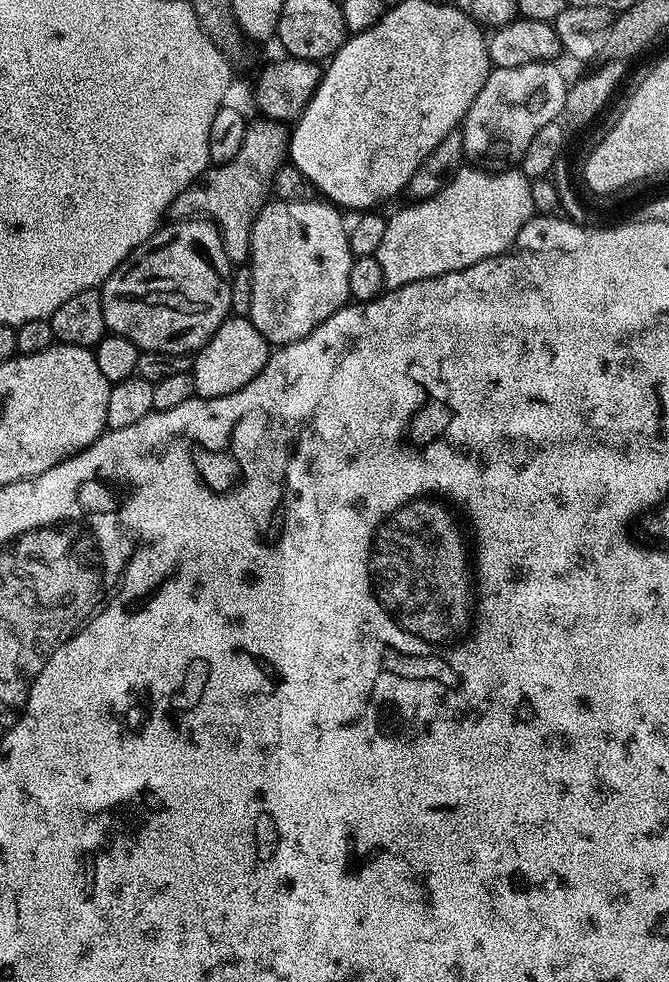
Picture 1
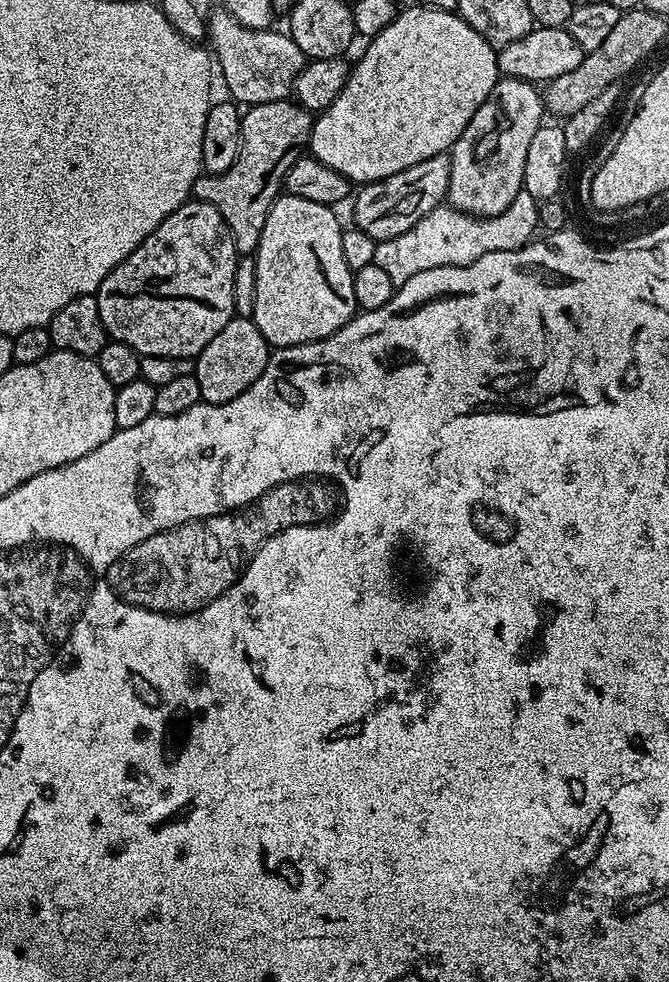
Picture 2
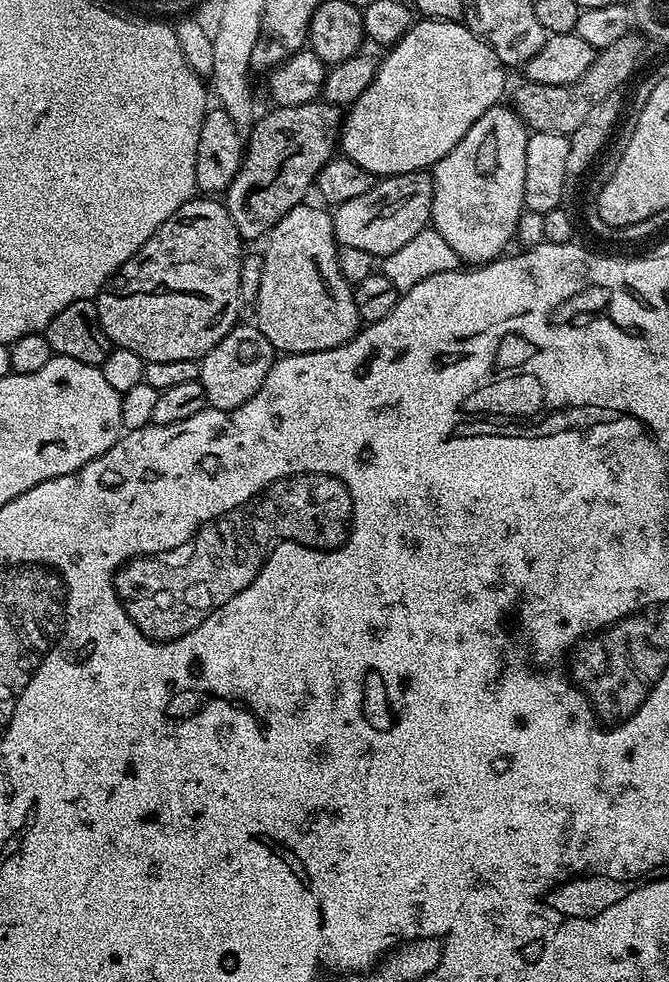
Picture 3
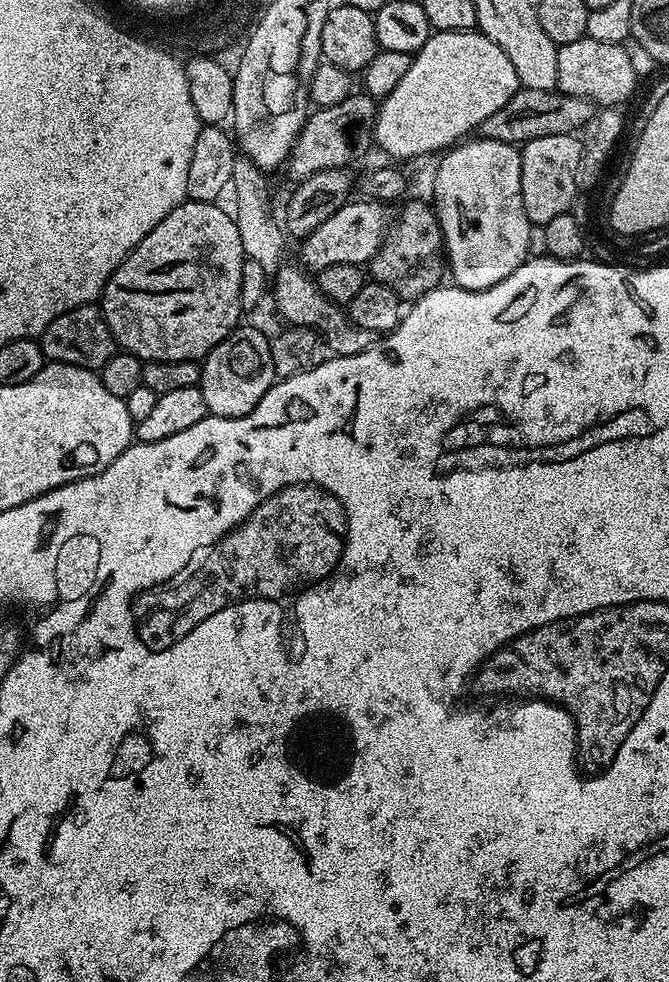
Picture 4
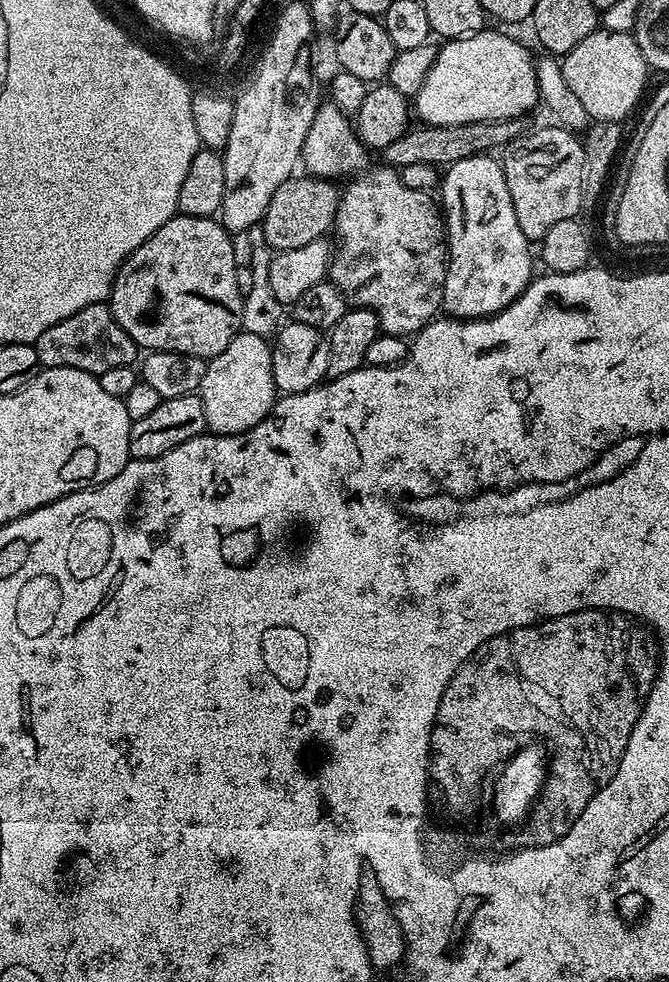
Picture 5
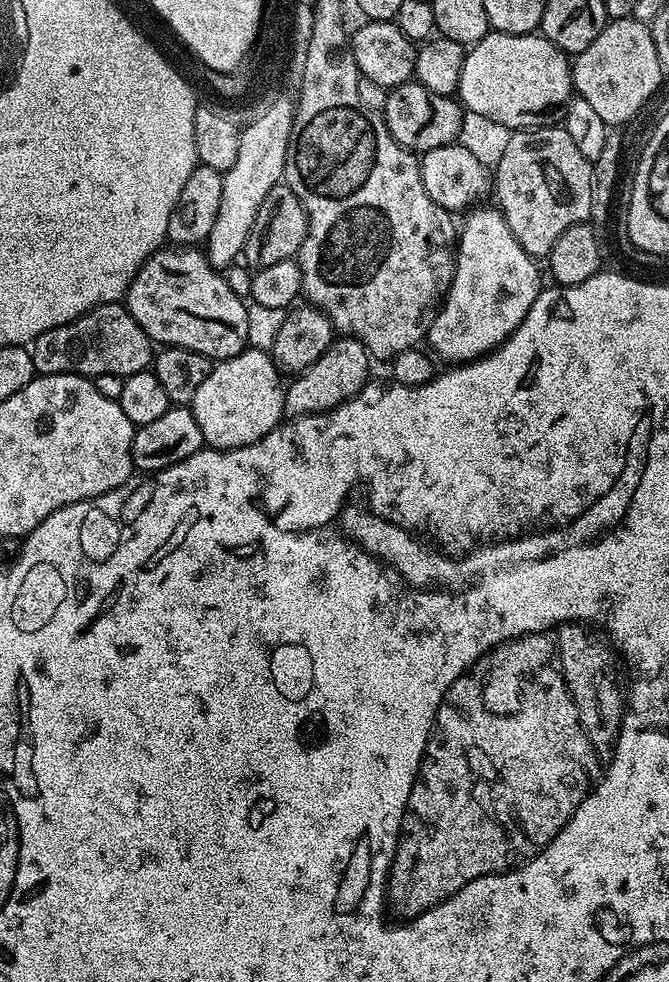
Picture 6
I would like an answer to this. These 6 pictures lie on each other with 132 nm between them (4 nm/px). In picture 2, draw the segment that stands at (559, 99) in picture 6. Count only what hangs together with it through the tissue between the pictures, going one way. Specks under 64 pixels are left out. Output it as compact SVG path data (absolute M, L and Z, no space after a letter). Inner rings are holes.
M413 6L405 10L397 11L394 22L382 30L382 34L371 37L367 41L368 49L360 56L357 64L351 65L346 86L342 86L342 94L334 98L334 102L329 108L323 109L315 117L312 126L312 138L310 141L311 155L320 160L326 166L333 168L338 174L345 176L349 182L356 186L373 184L376 180L390 178L390 174L398 174L402 170L410 170L410 166L418 166L418 162L426 162L426 158L434 158L434 154L448 152L458 142L462 130L470 126L470 118L486 102L490 90L494 90L496 81L500 76L500 68L496 65L497 49L485 42L482 34L478 34L459 14L455 11L443 12L437 8L422 8Z

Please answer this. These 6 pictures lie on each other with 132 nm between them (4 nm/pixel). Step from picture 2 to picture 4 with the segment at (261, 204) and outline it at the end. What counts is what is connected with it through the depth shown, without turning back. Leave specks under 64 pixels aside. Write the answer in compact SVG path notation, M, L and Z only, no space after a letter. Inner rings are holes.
M353 94L347 96L342 102L338 102L338 106L330 106L329 108L316 108L309 115L308 121L302 126L302 130L298 134L298 138L292 147L292 155L286 161L286 169L295 178L303 178L310 174L318 174L322 170L330 170L331 168L347 169L348 164L352 164L364 151L374 144L374 125L376 123L377 101L367 94Z

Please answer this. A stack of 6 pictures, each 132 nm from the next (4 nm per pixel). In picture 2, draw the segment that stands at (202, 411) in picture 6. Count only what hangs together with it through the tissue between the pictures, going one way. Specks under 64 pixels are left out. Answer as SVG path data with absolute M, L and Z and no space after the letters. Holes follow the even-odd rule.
M234 318L210 338L199 356L195 357L196 371L200 387L200 399L205 404L225 404L238 398L266 370L270 346L252 319Z

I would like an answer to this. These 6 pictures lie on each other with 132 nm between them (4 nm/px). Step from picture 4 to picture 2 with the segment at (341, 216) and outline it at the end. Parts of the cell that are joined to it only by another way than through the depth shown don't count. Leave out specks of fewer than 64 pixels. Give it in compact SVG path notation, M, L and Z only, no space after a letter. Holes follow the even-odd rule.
M448 152L434 154L434 158L426 158L426 162L418 162L418 166L410 166L410 170L402 170L398 174L390 174L390 178L376 180L373 184L365 184L356 196L356 205L352 208L355 227L360 228L376 241L398 238L398 234L406 234L414 222L418 222L430 210L434 210L447 197L450 184L450 166L452 157Z

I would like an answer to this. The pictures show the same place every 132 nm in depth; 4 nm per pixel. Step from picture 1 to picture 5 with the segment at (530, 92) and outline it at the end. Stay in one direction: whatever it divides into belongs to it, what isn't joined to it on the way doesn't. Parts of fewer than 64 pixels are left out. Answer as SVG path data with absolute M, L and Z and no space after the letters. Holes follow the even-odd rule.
M485 154L462 158L462 162L447 165L445 172L448 173L444 172L442 176L442 215L446 221L448 242L448 273L442 308L452 318L475 320L494 316L518 299L534 279L532 256L528 253L530 242L522 234L522 226L518 226L518 214L514 214L514 202L510 198L510 186L506 186L503 163L490 157Z

